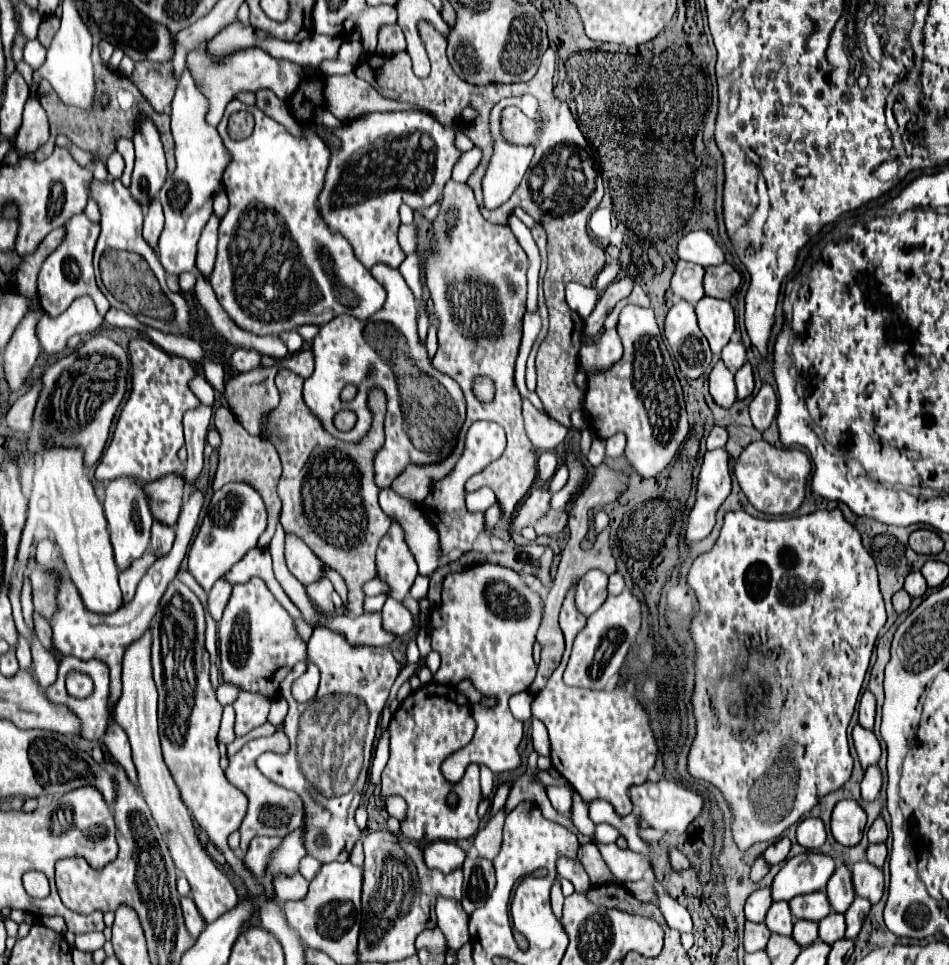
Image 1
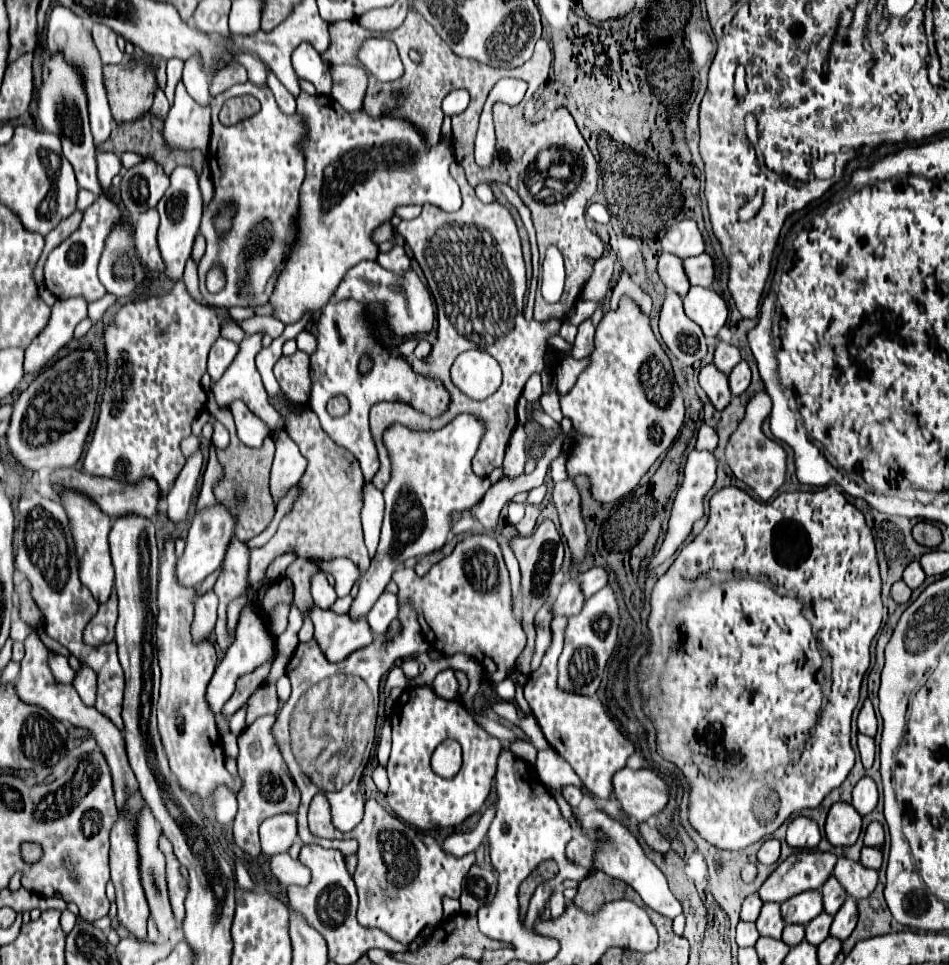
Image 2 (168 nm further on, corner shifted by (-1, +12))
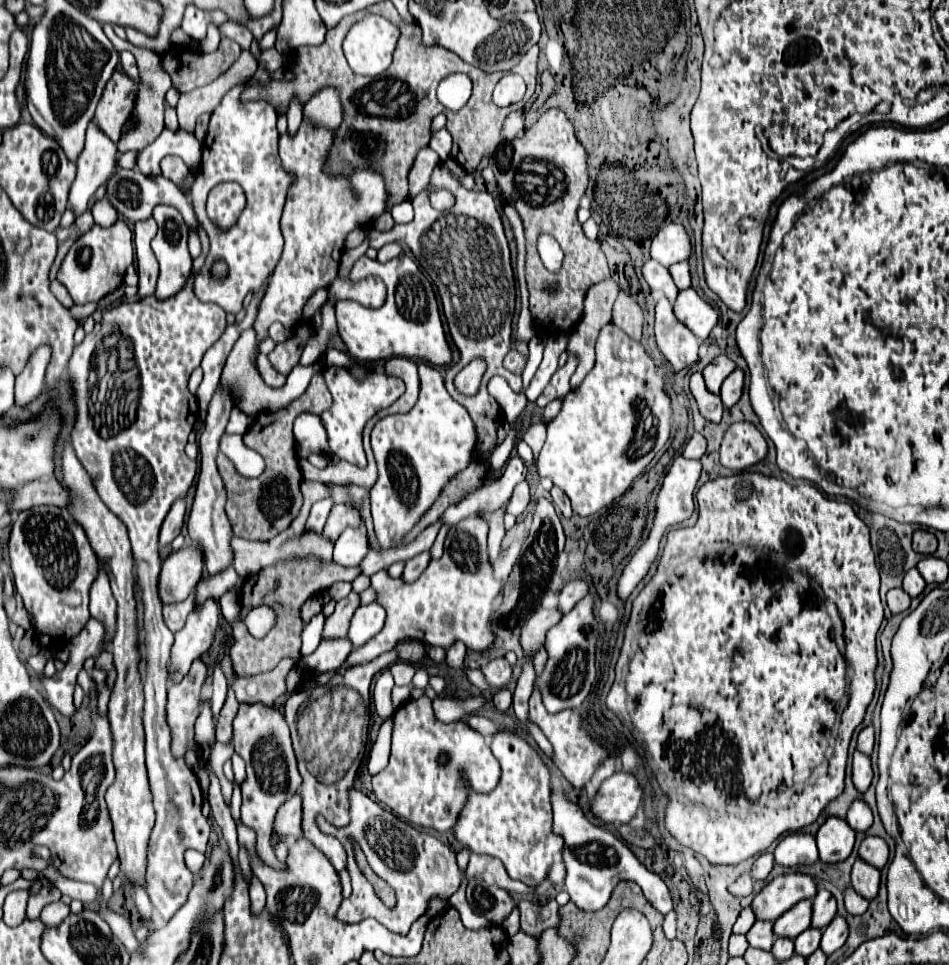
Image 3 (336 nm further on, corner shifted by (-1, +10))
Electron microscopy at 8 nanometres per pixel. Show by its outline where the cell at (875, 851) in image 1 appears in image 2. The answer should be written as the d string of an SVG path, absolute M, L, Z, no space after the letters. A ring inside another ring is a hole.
M863 848L861 850L861 860L859 860L865 868L875 868L879 870L881 866L881 850L879 848Z

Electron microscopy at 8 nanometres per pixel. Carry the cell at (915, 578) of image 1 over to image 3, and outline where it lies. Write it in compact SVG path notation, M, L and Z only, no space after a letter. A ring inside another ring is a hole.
M911 568L911 570L905 574L905 578L903 578L903 590L905 590L909 596L919 596L919 594L923 592L923 588L925 588L923 576L921 576L915 568Z

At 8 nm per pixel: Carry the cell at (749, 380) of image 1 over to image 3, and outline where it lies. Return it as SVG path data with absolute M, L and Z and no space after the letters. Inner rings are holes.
M735 368L723 382L721 386L721 400L725 404L725 408L731 408L733 404L739 402L741 394L743 394L743 380L745 380L745 372L741 368Z

